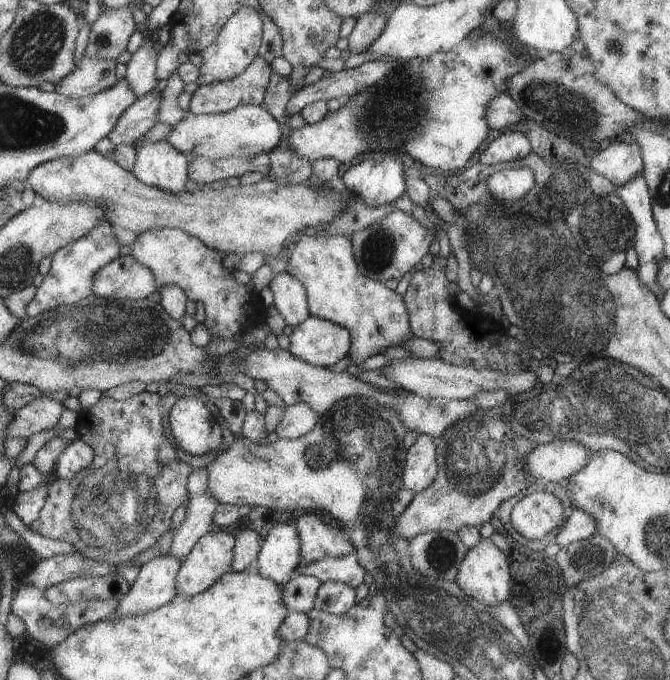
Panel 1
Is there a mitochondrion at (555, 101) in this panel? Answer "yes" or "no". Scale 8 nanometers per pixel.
yes

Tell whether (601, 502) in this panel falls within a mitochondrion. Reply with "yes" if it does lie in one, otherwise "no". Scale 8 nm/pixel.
yes

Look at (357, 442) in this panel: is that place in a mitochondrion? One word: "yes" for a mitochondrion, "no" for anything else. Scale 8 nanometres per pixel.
yes

